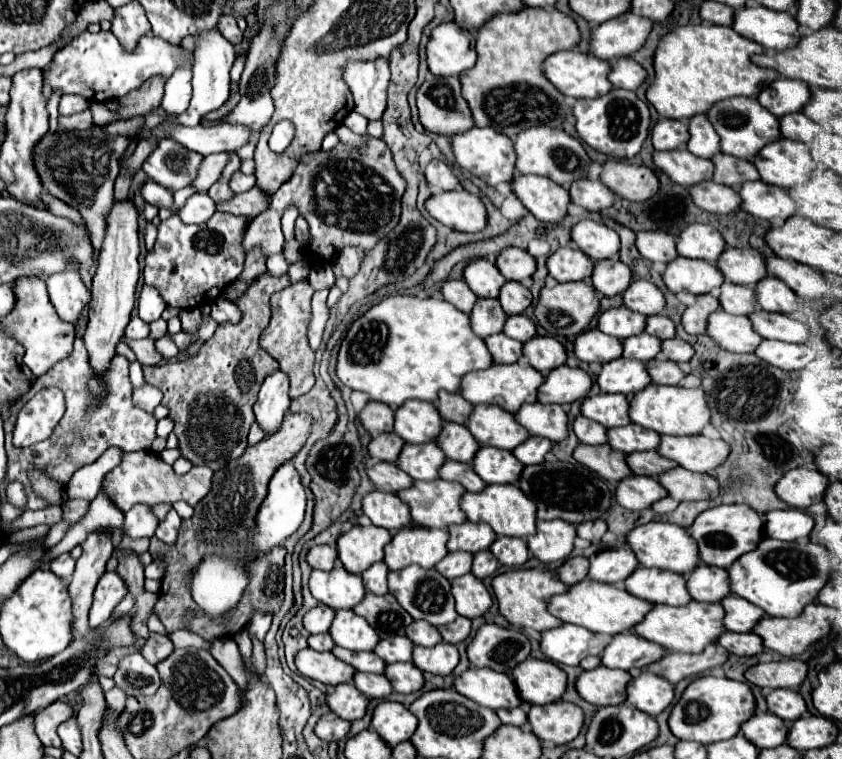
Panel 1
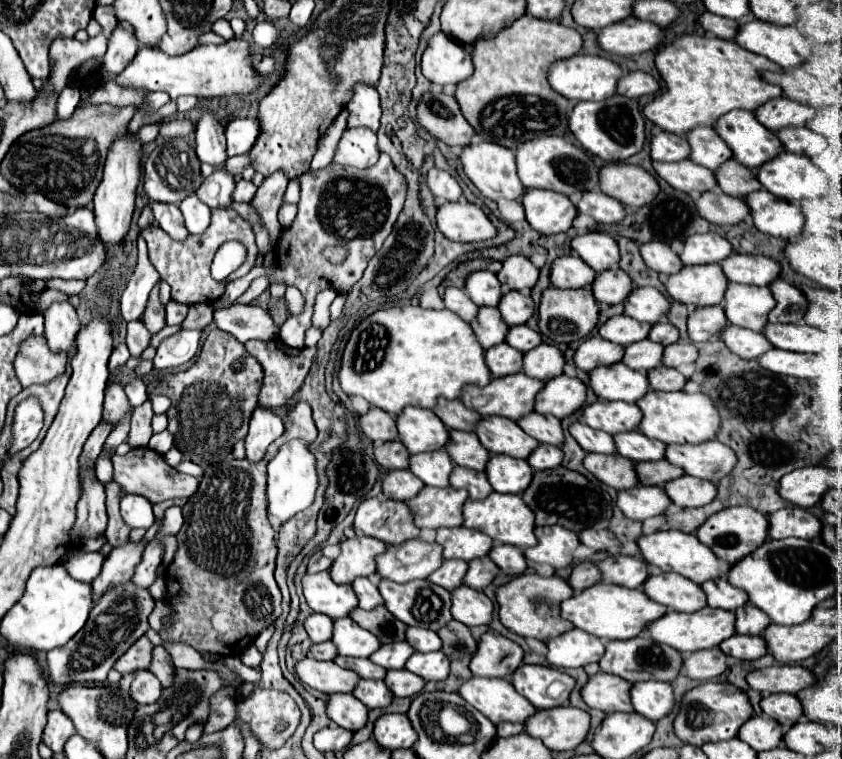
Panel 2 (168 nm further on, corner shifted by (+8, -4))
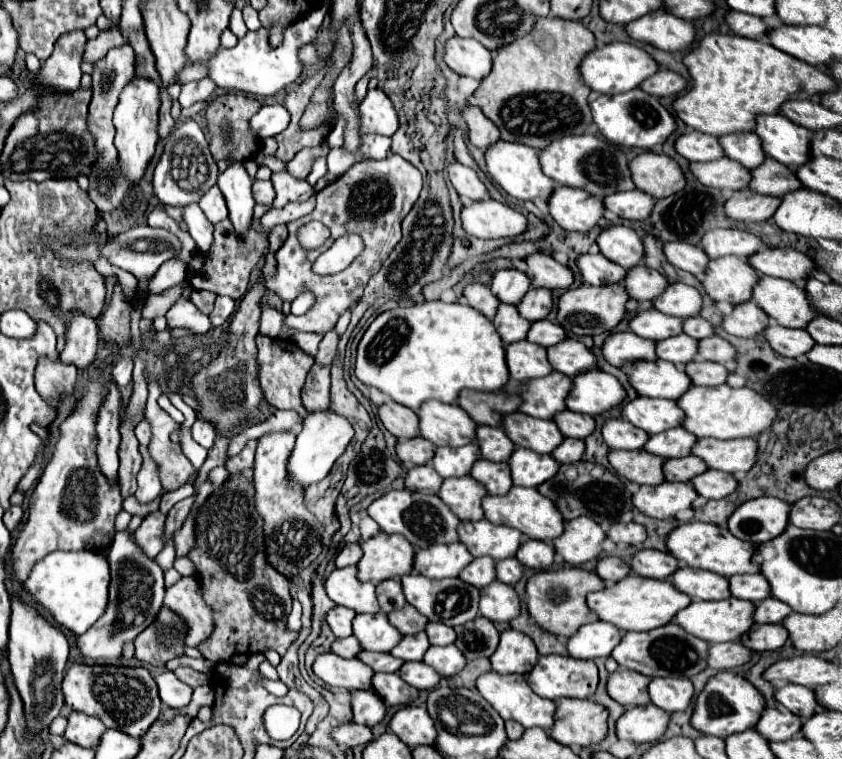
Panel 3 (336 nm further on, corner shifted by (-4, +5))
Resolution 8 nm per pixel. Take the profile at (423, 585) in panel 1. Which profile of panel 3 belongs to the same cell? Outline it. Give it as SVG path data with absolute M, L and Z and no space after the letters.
M407 573L405 577L401 577L401 585L403 585L403 593L405 593L407 603L411 603L417 611L421 611L429 621L439 621L449 627L455 627L455 625L463 625L463 623L477 617L479 591L473 585L459 581L457 577L429 579L429 577L423 577L417 573Z

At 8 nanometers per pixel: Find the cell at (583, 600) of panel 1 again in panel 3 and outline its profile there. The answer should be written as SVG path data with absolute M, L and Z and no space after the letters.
M629 575L621 579L617 585L587 595L589 609L595 611L601 621L607 621L621 631L651 631L655 627L663 627L665 623L673 621L675 613L685 609L689 603L691 599L685 593L677 591L667 579L659 581L637 575Z

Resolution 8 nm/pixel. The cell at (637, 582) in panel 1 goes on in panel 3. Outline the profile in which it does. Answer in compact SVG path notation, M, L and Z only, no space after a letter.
M679 567L673 575L675 589L687 593L691 599L699 601L717 601L731 597L729 593L729 581L717 573L703 571L703 569L691 569L691 567Z

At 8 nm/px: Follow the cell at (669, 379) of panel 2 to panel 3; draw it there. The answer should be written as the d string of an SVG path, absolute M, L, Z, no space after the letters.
M691 361L685 365L685 373L689 373L693 385L721 385L729 375L723 365L709 361Z

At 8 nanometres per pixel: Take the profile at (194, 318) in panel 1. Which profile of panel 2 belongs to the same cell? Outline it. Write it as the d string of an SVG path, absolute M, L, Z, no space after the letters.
M191 304L189 312L181 324L181 328L185 330L193 330L193 328L205 328L209 326L213 320L213 306L211 304Z

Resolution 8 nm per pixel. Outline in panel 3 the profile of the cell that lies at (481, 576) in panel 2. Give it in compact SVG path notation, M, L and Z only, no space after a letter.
M507 557L505 561L497 561L495 565L497 579L507 585L515 585L523 575L523 565L515 557Z

